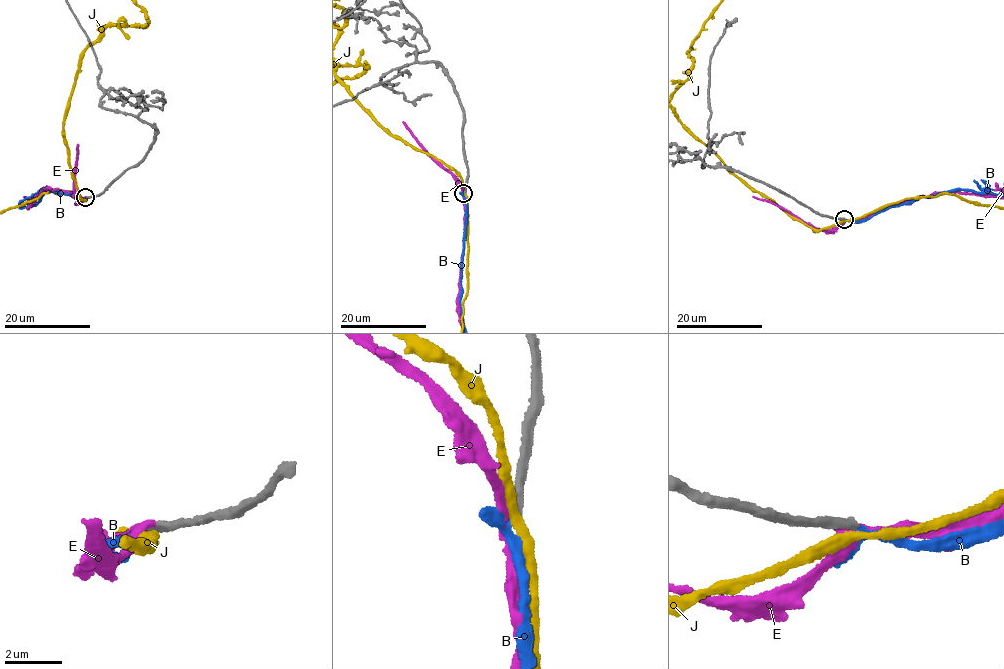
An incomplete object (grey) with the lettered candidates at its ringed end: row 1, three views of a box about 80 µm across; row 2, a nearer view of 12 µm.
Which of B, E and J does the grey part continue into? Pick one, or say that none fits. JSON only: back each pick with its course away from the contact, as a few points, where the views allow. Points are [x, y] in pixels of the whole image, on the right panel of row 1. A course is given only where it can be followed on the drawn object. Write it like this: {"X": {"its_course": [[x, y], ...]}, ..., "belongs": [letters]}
{"B": {"its_course": [[844, 219], [862, 222], [892, 207], [910, 205], [920, 197], [941, 192], [988, 192], [1002, 197]]}, "belongs": ["B"]}

